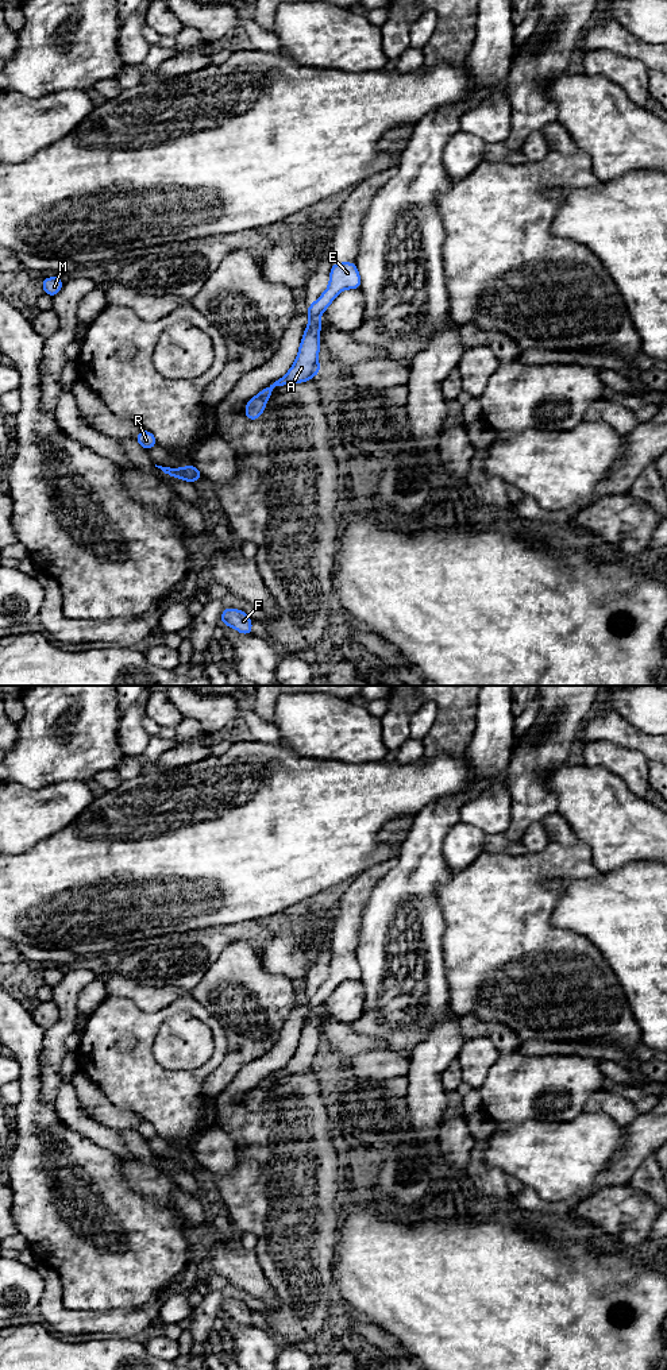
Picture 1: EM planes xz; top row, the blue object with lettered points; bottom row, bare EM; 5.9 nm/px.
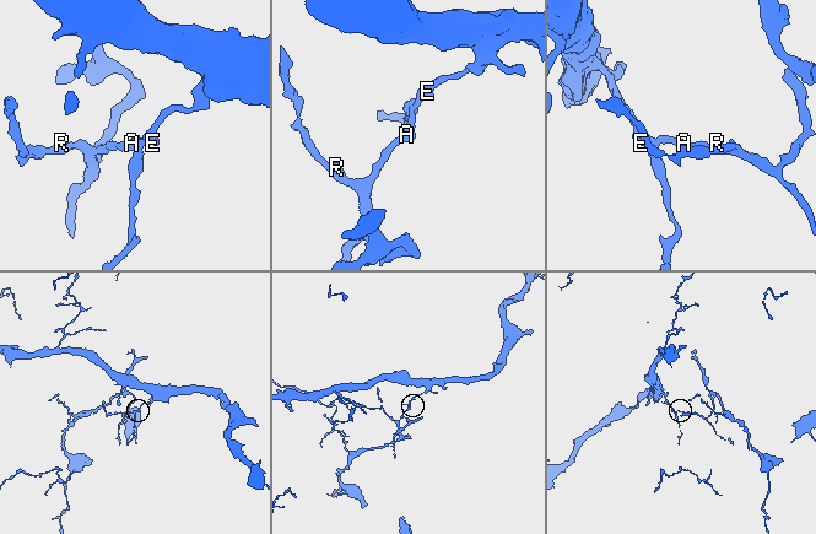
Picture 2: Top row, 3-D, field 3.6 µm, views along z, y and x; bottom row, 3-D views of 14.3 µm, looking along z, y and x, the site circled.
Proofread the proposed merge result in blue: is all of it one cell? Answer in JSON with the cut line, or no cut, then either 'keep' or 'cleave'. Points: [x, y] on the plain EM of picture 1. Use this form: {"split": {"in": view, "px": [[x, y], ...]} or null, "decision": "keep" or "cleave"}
{"split": {"in": "xz", "px": [[309, 1004], [316, 1007]]}, "decision": "cleave"}

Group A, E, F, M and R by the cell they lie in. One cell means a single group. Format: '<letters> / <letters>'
A F M R / E

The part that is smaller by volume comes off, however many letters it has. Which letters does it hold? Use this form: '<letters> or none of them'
A, F, M, R

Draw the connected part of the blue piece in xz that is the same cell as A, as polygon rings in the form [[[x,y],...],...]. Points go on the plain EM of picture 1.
[[[309,1006],[309,1014],[301,1030],[296,1053],[285,1068],[277,1070],[273,1076],[267,1077],[259,1085],[247,1092],[244,1101],[247,1111],[257,1111],[261,1108],[275,1077],[306,1073],[312,1068],[319,1066],[321,1060],[317,1053],[317,1046],[320,1043],[320,1022],[321,1014],[319,1008]]]

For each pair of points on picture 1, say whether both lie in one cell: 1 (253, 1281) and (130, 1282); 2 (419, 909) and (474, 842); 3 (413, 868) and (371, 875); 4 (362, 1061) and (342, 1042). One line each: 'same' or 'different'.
1: different
2: different
3: different
4: different

